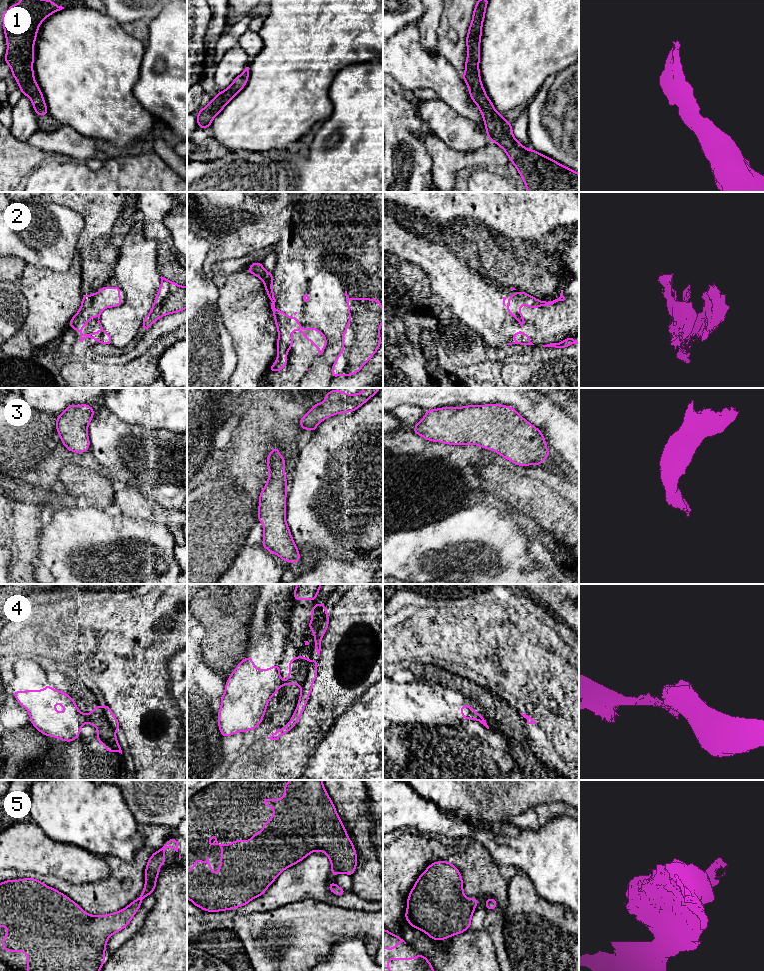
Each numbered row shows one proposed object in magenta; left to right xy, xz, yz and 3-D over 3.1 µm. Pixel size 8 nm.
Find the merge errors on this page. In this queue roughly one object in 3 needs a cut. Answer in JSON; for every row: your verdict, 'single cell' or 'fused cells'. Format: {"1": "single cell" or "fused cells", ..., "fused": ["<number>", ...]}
{"1": "single cell", "2": "fused cells", "3": "single cell", "4": "fused cells", "5": "single cell", "fused": ["2", "4"]}

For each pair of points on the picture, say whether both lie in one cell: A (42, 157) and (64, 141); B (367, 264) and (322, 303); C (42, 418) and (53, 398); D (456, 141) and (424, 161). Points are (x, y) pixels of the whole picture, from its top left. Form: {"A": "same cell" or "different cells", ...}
{"A": "different cells", "B": "different cells", "C": "different cells", "D": "different cells"}

